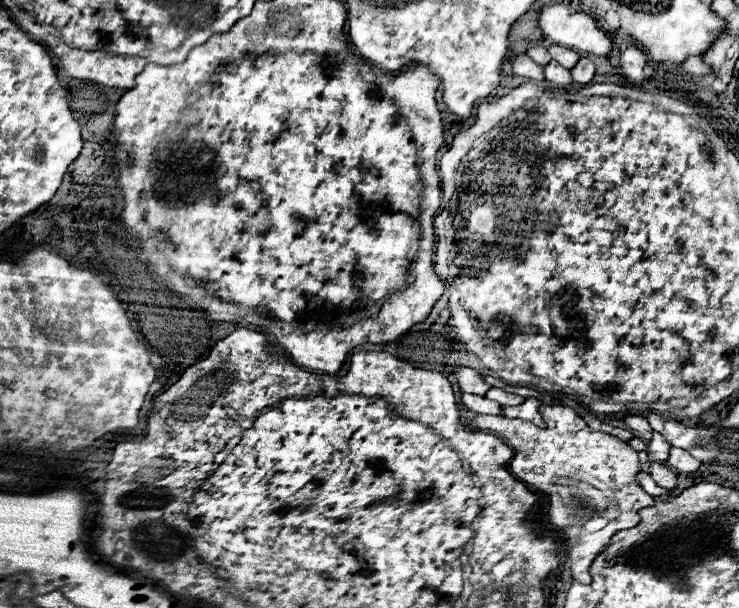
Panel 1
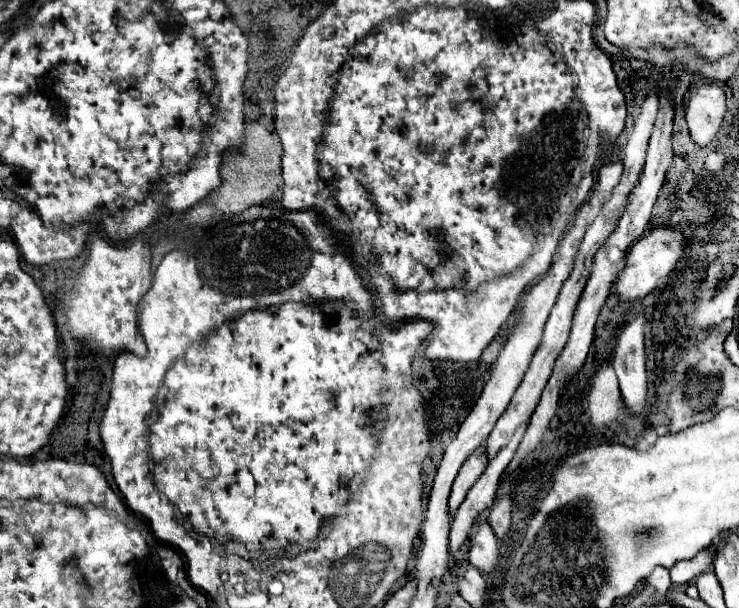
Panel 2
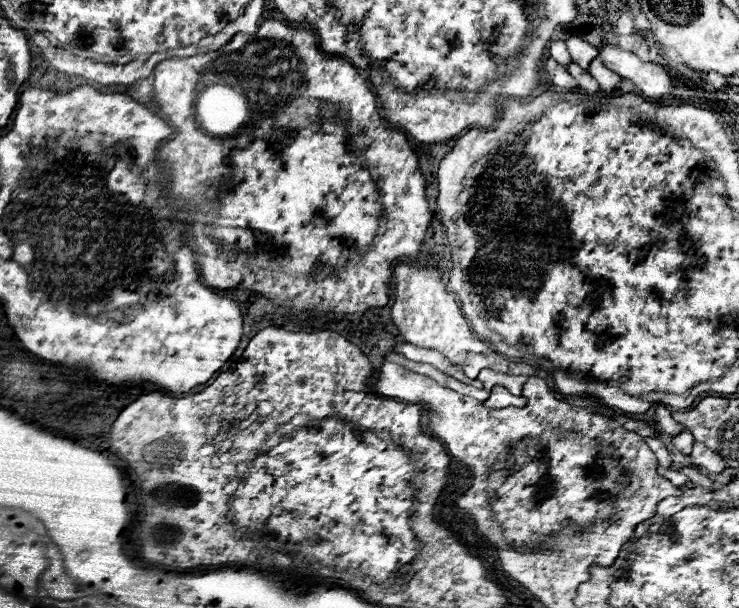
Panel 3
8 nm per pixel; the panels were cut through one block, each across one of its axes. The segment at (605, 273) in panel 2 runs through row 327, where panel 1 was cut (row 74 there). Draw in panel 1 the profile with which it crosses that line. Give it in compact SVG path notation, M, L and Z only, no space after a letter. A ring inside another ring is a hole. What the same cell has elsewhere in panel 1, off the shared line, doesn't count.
M580 58L578 64L576 64L576 68L572 68L572 78L578 84L588 84L594 78L594 72L596 70L594 70L592 60L590 58Z

